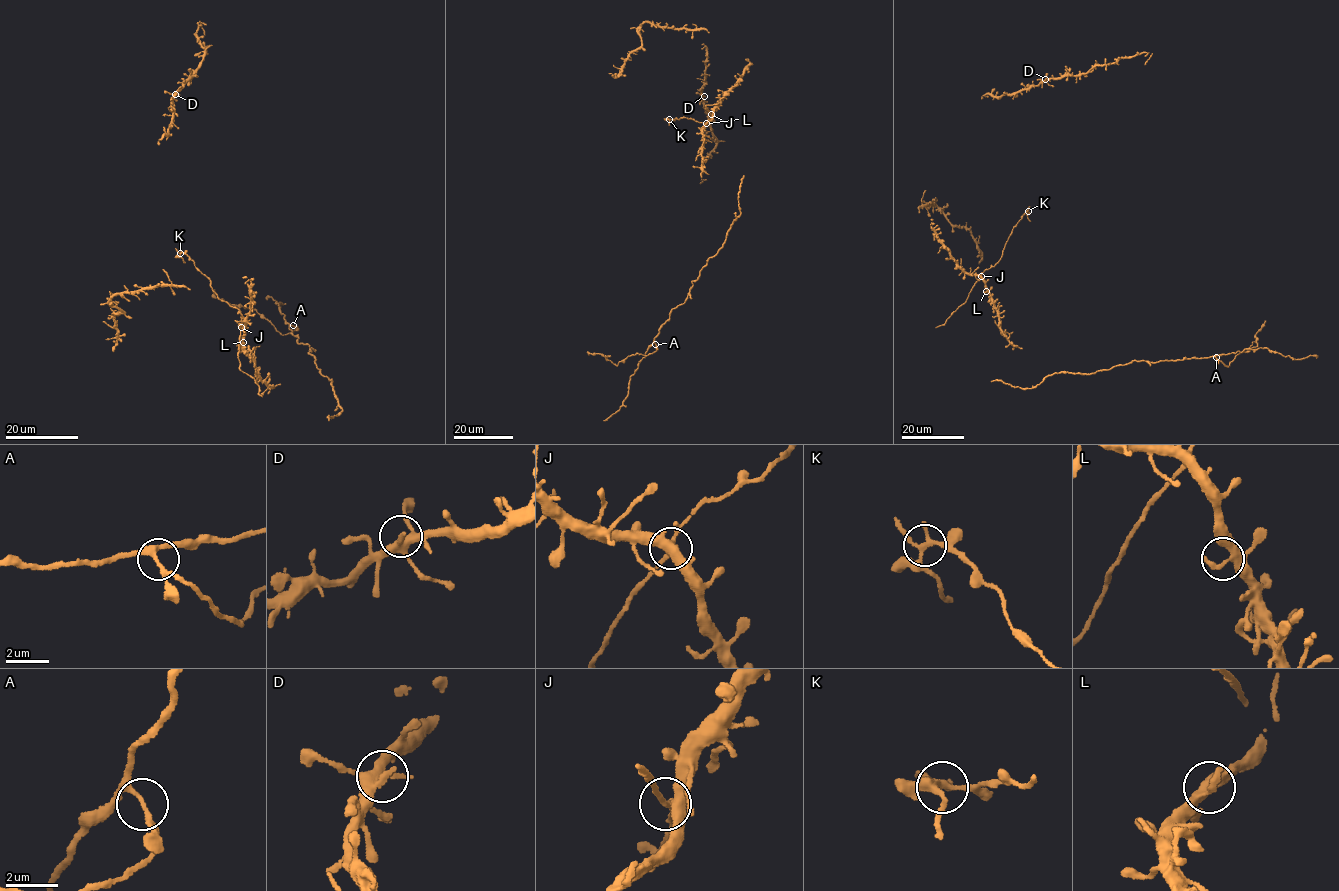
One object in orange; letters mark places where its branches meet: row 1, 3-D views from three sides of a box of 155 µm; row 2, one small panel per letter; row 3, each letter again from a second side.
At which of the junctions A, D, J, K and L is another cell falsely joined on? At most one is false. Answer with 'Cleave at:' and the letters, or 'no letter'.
Cleave at: K

